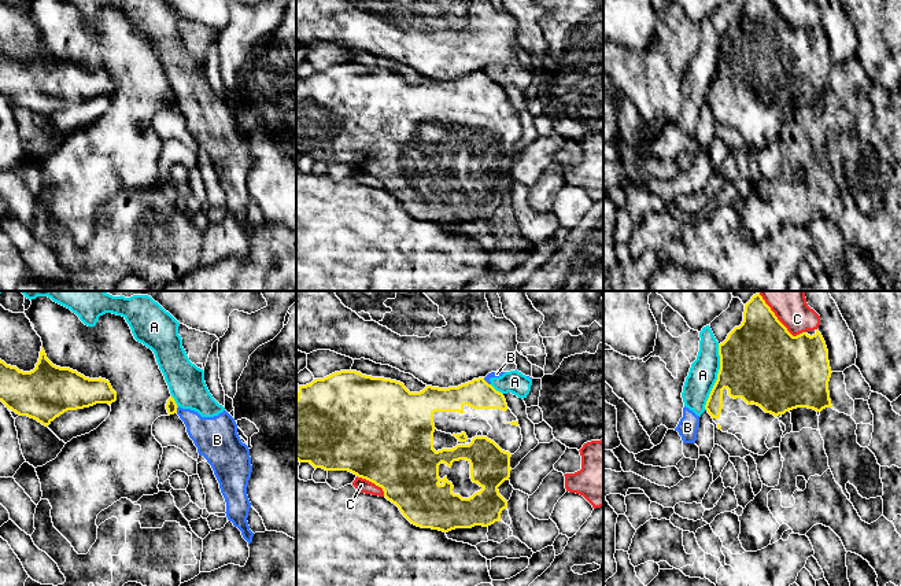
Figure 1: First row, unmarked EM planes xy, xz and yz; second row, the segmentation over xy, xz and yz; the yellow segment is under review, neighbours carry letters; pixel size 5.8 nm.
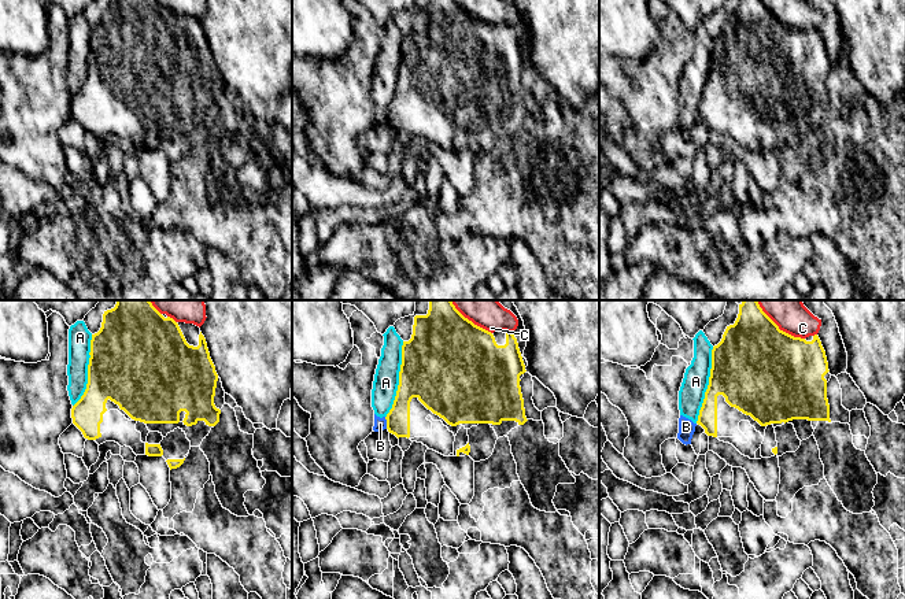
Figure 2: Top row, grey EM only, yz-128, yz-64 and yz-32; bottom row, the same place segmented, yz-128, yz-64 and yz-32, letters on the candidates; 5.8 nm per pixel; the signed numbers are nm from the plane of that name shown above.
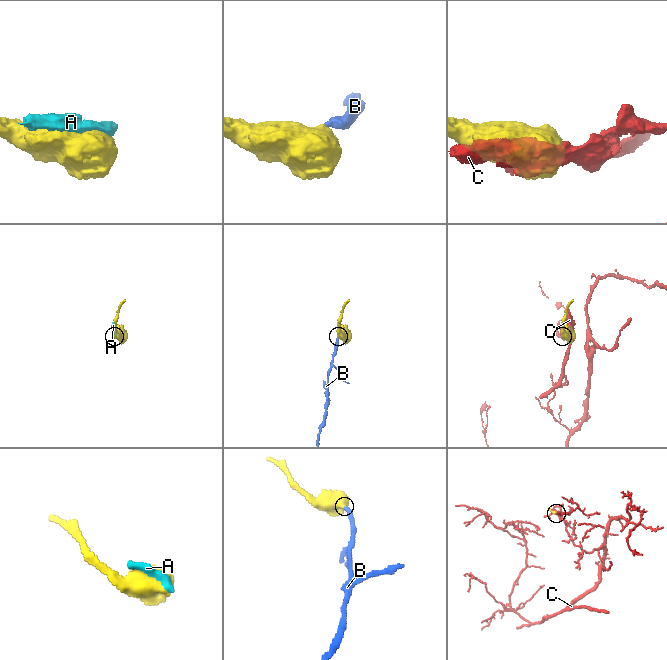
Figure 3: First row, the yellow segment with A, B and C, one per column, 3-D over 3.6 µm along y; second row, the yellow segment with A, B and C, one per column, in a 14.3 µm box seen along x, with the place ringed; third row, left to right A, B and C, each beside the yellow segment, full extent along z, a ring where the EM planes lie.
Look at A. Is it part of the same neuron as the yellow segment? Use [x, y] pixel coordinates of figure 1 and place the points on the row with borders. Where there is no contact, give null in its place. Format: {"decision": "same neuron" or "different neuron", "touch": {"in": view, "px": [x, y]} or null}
{"decision": "different neuron", "touch": {"in": "yz", "px": [717, 378]}}

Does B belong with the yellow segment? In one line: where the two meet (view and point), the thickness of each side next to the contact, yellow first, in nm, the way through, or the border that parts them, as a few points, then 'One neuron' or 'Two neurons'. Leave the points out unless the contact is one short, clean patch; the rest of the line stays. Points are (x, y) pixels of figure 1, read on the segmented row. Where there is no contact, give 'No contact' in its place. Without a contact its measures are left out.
Touches yellow at xz (486, 382). Thickness 170 nm (yellow) against 40 nm. Boundary: xz (483, 378), (490, 384). Two neurons

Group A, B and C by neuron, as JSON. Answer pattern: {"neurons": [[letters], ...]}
{"neurons": [["A", "B"], ["C"]]}

